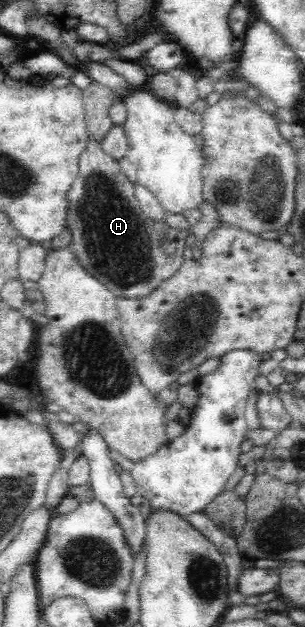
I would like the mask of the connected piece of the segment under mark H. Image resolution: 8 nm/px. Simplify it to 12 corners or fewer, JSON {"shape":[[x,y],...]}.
{"shape":[[89,140],[68,251],[117,298],[154,290],[191,229],[149,218]]}

